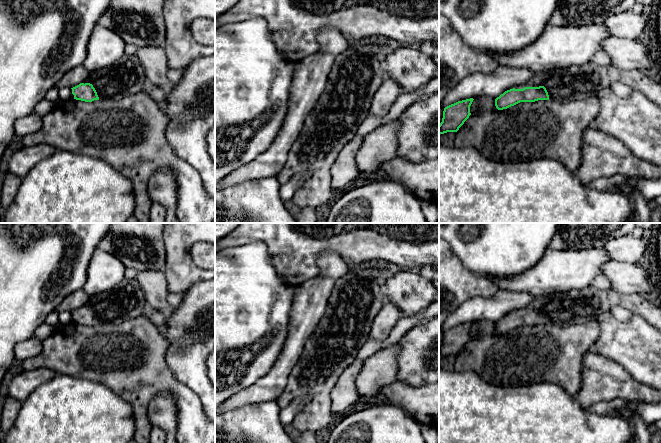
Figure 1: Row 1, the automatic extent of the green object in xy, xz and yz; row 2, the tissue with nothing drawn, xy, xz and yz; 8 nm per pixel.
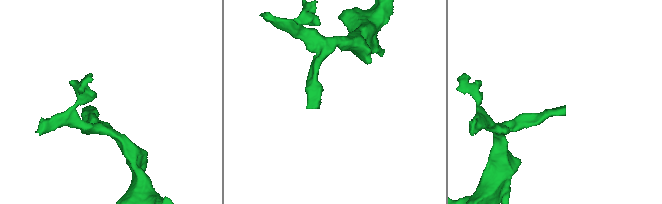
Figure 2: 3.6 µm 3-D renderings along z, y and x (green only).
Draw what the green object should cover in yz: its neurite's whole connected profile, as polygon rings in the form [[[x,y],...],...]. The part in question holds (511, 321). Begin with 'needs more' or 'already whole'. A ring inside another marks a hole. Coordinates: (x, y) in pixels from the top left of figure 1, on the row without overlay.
needs more | [[[592,286],[534,296],[527,307],[507,314],[497,321],[495,330],[498,334],[503,334],[520,326],[581,324],[598,319],[614,305],[642,316],[661,331],[661,307],[650,303],[641,294],[621,294]]]

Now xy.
needs more | [[[123,279],[111,290],[89,297],[88,302],[71,312],[72,322],[85,326],[120,324],[144,314],[147,302],[136,279]]]

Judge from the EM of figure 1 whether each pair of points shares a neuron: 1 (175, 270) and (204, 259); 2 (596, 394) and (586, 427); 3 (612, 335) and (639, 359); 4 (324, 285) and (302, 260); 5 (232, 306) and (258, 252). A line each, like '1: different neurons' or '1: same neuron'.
1: different neurons
2: different neurons
3: same neuron
4: different neurons
5: same neuron

